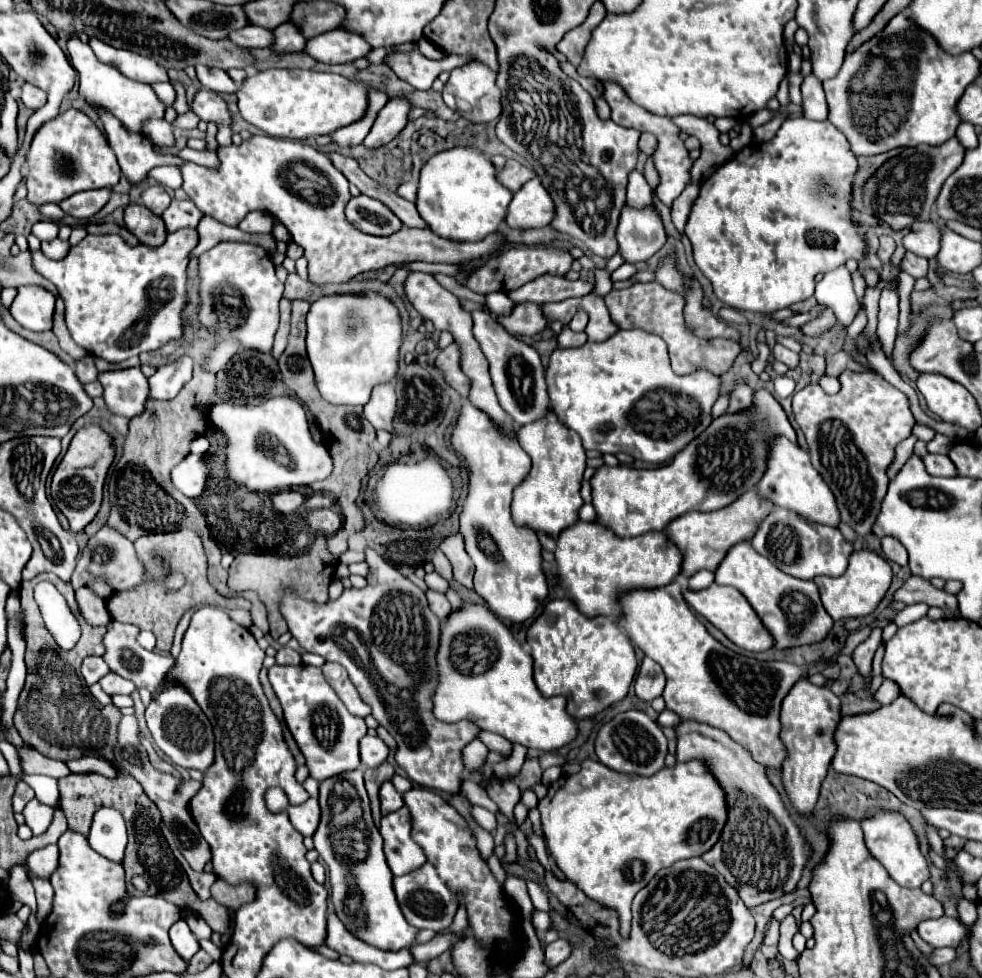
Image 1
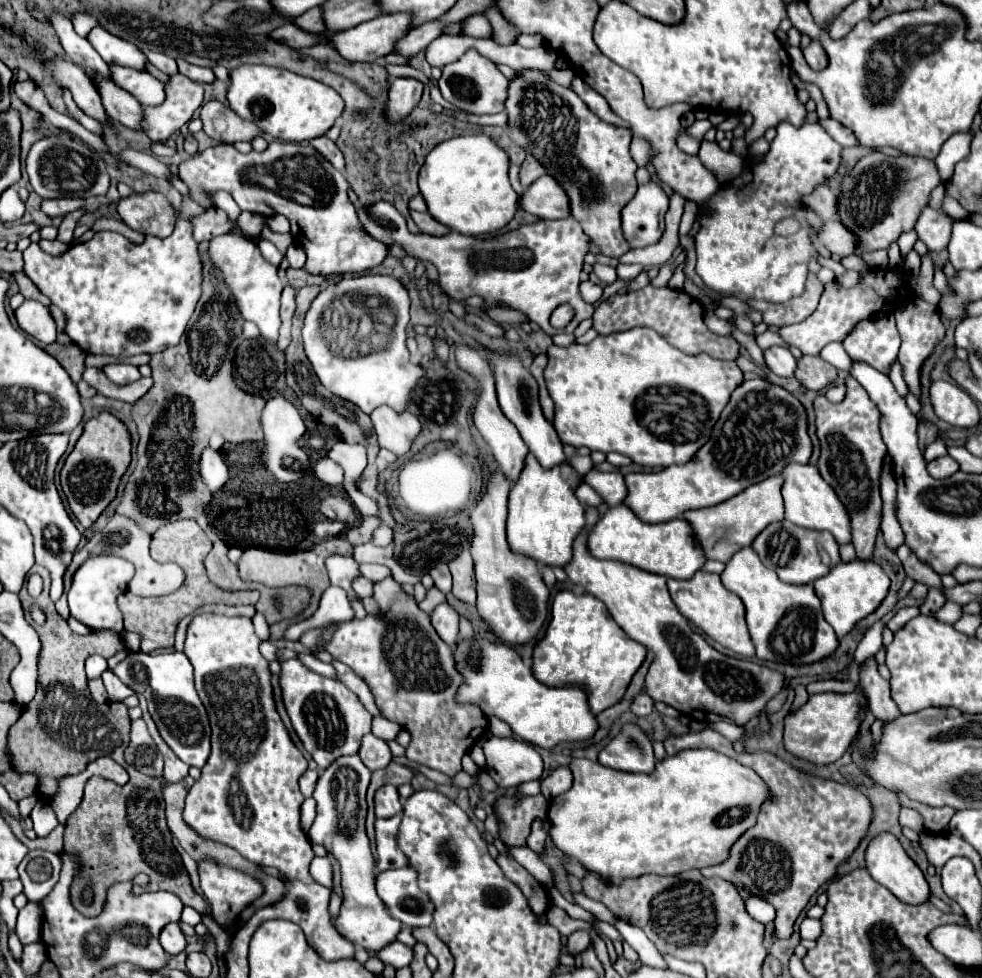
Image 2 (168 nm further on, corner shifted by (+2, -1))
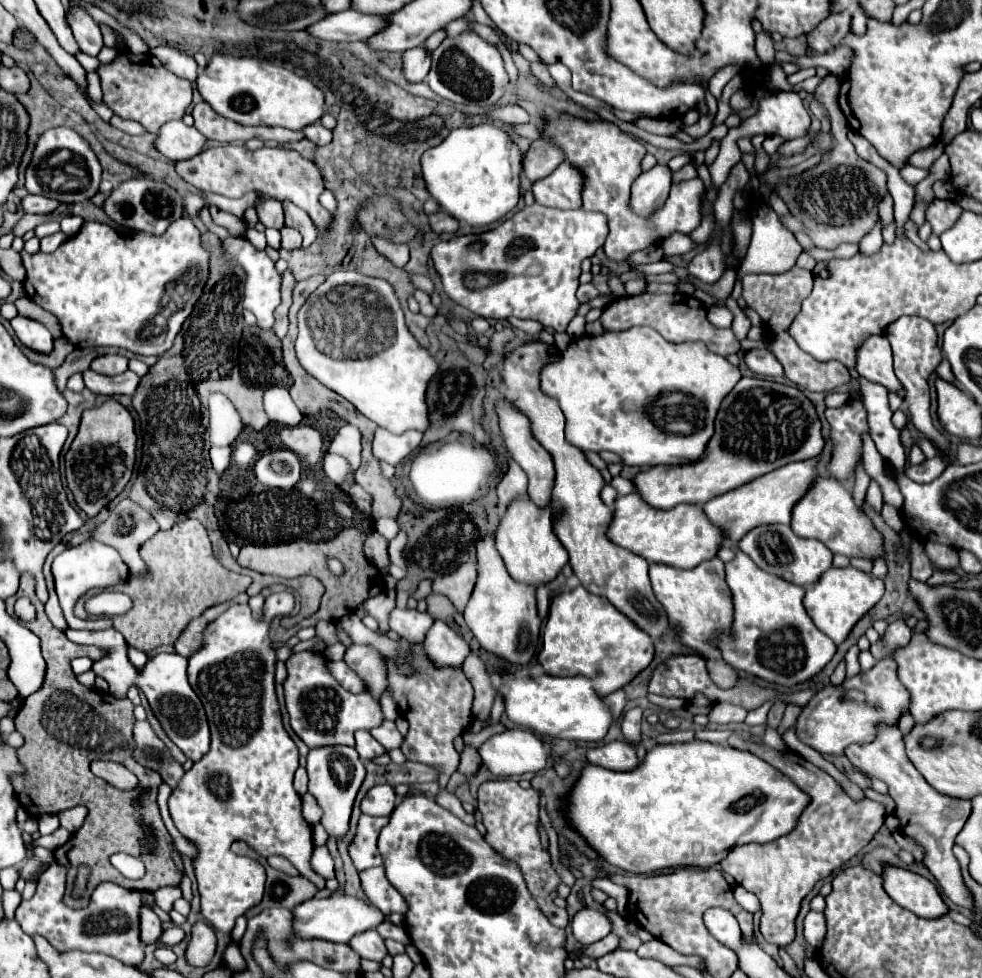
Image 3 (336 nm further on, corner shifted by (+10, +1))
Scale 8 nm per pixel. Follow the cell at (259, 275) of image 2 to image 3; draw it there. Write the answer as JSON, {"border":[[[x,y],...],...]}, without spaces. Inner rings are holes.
{"border":[[[228,237],[226,241],[222,241],[222,245],[224,245],[224,253],[228,253],[228,257],[234,257],[248,273],[246,291],[244,291],[244,307],[256,315],[258,325],[262,329],[272,329],[274,309],[280,305],[280,281],[282,281],[280,273],[274,267],[274,261],[266,255],[266,251],[258,251],[248,239]]]}

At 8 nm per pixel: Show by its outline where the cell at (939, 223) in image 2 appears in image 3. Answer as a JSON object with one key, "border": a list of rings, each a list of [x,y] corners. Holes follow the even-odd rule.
{"border":[[[934,199],[926,211],[926,219],[930,221],[932,231],[940,235],[942,231],[950,229],[956,223],[956,217],[960,217],[960,213],[962,213],[962,207],[956,201]]]}

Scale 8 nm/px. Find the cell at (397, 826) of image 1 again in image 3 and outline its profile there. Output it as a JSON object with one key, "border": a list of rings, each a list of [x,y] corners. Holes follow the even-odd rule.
{"border":[[[360,815],[356,835],[348,845],[348,855],[358,871],[382,865],[382,857],[376,849],[376,841],[384,825],[388,825],[388,817]]]}

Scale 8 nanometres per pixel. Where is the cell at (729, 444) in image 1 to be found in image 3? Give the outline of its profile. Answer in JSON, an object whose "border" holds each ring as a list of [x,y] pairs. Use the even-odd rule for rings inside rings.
{"border":[[[742,377],[722,401],[716,417],[716,433],[702,459],[686,465],[656,465],[638,473],[634,483],[652,507],[670,509],[680,503],[704,505],[782,465],[812,459],[820,455],[822,449],[822,423],[812,401],[800,389],[770,379]]]}

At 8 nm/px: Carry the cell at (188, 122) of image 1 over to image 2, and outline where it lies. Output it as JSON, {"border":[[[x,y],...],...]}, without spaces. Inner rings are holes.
{"border":[[[172,75],[166,85],[166,101],[160,107],[144,107],[148,137],[152,141],[164,141],[184,123],[192,119],[192,113],[202,105],[202,87],[184,75]]]}

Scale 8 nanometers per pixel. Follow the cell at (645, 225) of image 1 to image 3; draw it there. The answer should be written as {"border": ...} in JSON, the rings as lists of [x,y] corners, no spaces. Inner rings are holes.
{"border":[[[656,165],[644,171],[632,185],[632,211],[640,215],[650,215],[664,205],[672,185],[672,171],[668,165]]]}

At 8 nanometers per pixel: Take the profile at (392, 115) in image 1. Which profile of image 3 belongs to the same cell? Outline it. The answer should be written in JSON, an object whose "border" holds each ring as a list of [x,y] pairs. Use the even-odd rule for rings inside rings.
{"border":[[[418,45],[416,49],[408,49],[408,53],[404,53],[404,75],[408,81],[424,81],[424,77],[430,71],[430,59],[432,53],[424,49],[424,45]]]}

